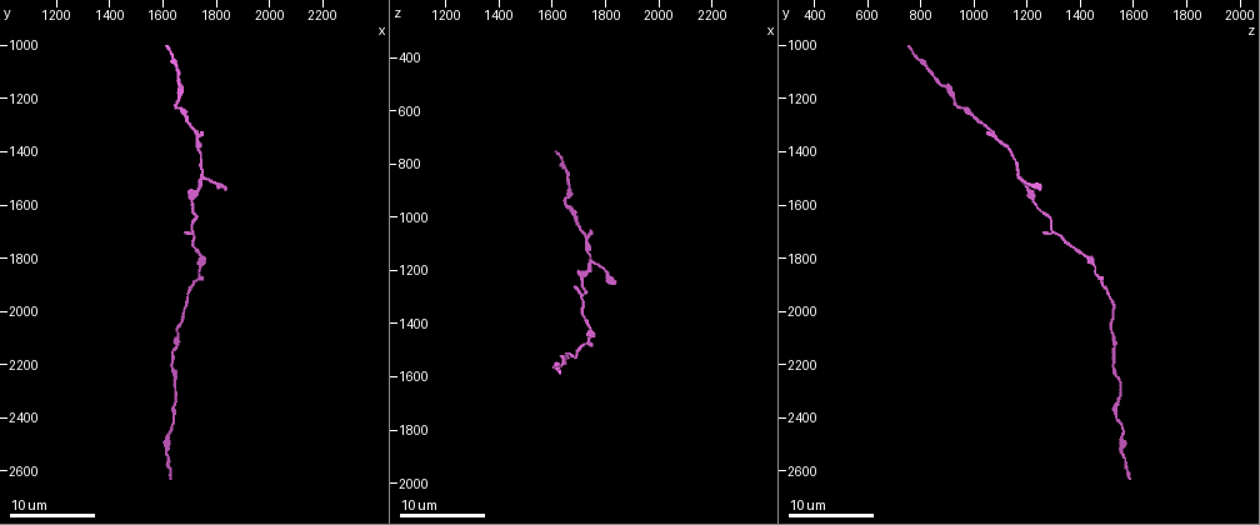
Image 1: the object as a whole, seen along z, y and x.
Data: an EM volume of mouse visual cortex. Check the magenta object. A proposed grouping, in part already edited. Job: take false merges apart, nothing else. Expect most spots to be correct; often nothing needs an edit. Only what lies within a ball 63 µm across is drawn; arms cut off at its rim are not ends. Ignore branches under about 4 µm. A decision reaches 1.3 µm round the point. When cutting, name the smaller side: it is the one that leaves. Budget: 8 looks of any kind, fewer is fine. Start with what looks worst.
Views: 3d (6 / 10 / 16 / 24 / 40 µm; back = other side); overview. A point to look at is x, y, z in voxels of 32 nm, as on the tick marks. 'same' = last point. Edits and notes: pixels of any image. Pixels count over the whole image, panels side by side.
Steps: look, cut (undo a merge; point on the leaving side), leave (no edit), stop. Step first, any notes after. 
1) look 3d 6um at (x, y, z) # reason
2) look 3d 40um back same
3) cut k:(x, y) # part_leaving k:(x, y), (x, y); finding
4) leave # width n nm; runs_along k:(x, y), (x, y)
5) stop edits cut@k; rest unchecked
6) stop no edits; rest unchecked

look 3d 16um at (1700, 1700, 1300) # three-way junction

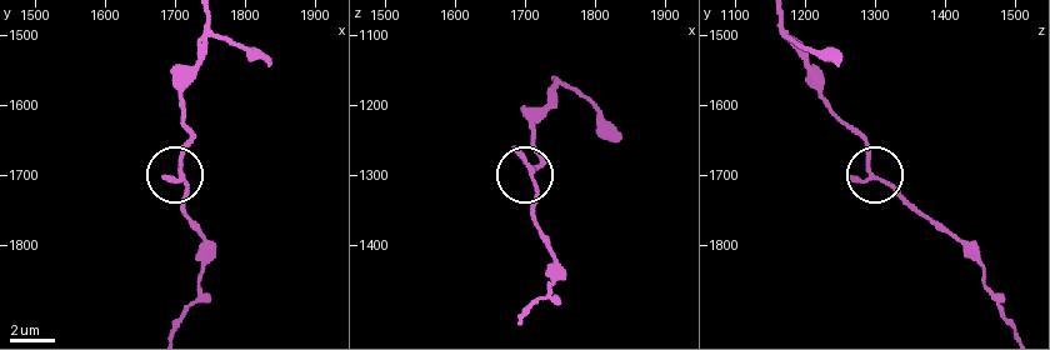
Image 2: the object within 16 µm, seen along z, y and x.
look 3d 6um at (1710, 1695, 1295)

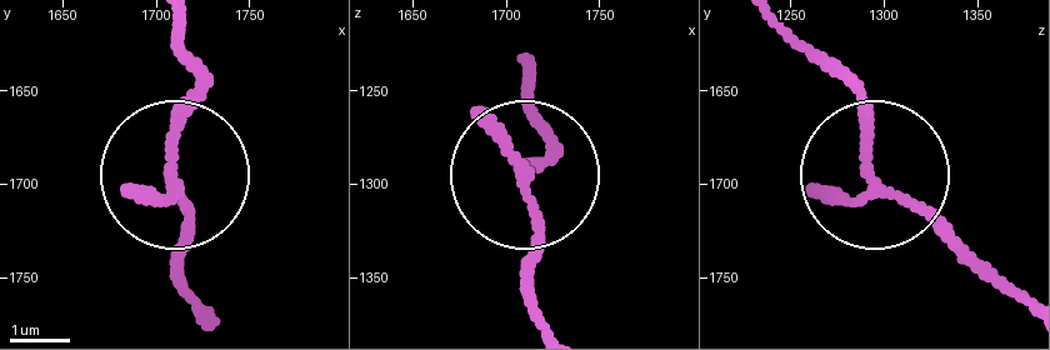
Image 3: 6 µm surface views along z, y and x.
leave # width 160 nm; runs_along 3:(185, 259), (171, 124), (195, 79), (190, 54); continuous, no second neuron

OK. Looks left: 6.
look 3d 24um at (1670, 1140, 880)

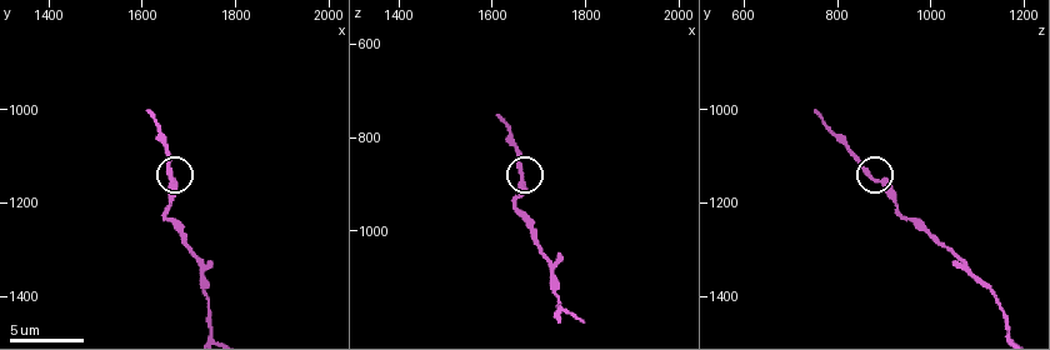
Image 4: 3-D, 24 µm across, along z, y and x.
look 3d 10um at (1660, 1145, 870)

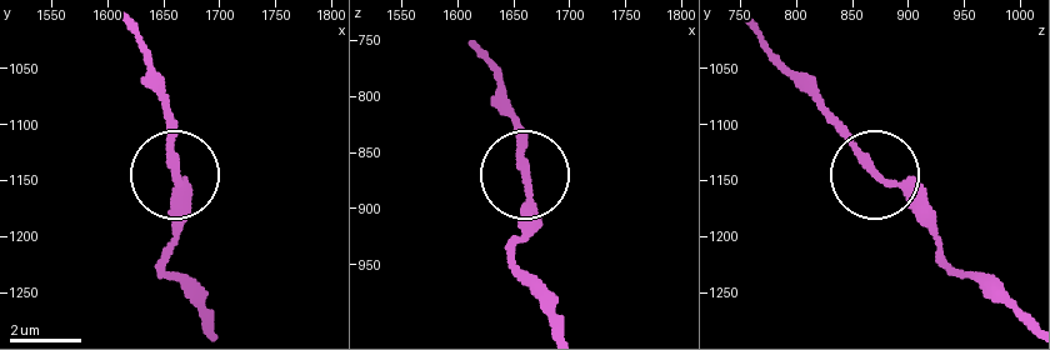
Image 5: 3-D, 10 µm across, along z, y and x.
leave # runs_along 5:(560, 326), (515, 255), (525, 238), (525, 165), (515, 115); continuous, no second neuron

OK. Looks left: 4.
look 3d 16um at (1740, 1840, 1460)

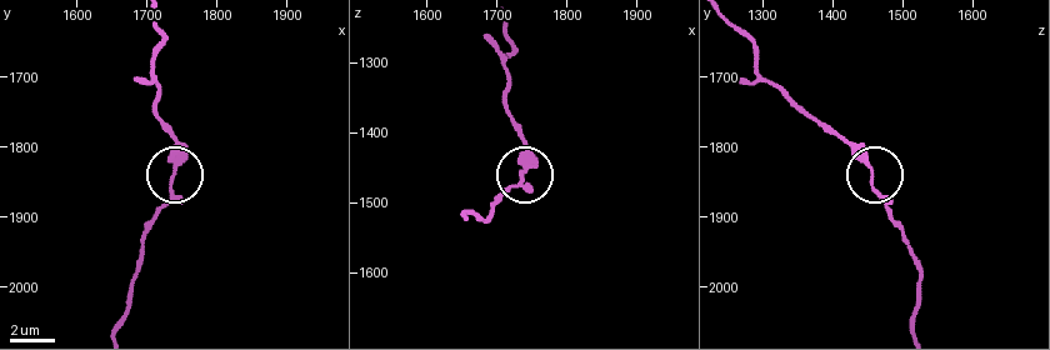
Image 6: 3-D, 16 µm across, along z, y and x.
look 3d 10um at (1735, 1845, 1450)

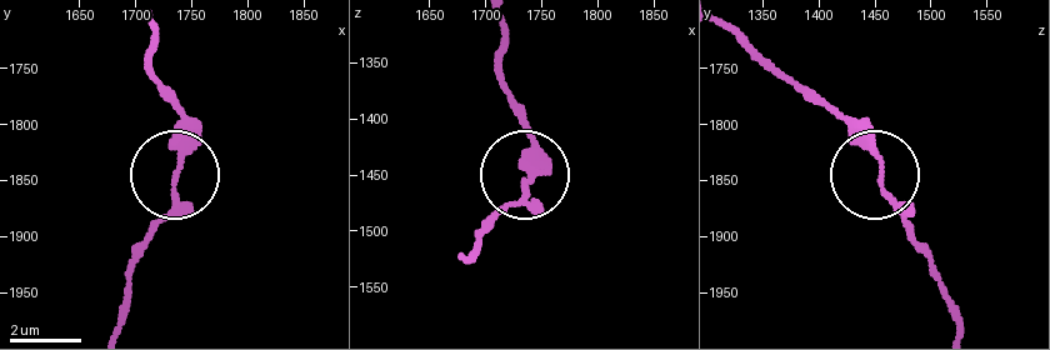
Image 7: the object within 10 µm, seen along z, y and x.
leave # all the same neuron

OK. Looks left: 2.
look 3d 10um at (1685, 1275, 1010) # sudden change in width

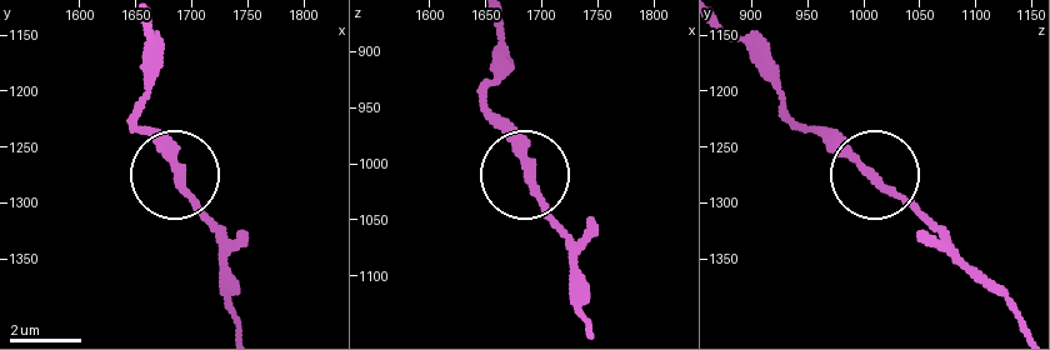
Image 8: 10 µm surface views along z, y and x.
leave # runs_along 8:(236, 328), (224, 239), (138, 116); all the same neuron

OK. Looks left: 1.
stop no edits; rest unchecked

